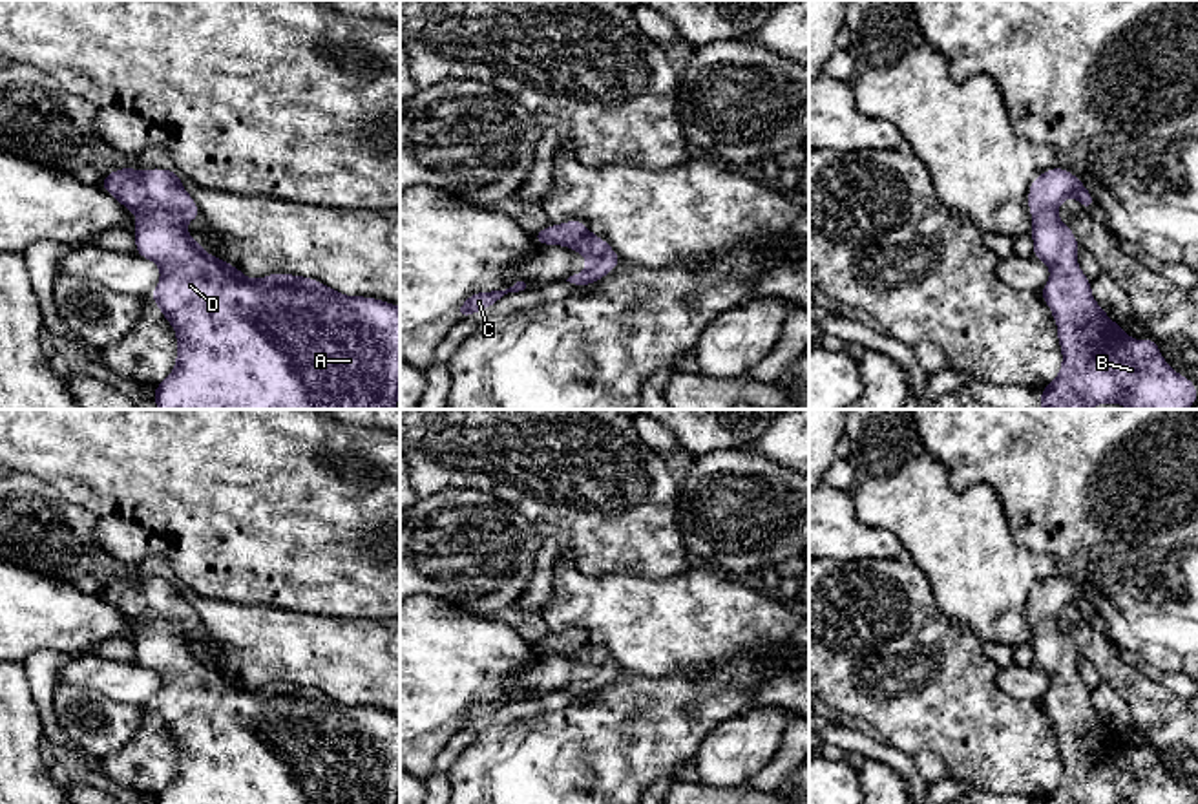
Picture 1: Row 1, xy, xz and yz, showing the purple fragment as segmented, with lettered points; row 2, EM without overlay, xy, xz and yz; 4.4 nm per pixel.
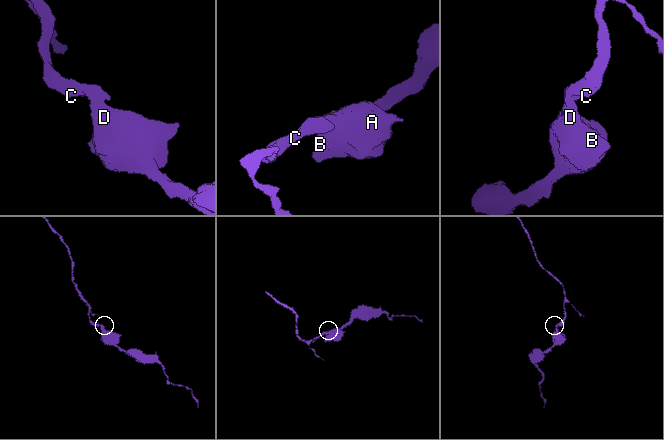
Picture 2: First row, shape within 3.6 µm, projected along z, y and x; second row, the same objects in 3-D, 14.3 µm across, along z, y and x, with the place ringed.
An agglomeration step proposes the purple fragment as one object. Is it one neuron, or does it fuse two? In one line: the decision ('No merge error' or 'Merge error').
No merge error

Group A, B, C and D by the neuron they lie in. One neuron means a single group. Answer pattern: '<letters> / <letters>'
A B C D

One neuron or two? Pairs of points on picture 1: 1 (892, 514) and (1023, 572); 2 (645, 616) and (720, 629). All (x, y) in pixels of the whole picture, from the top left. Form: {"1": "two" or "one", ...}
{"1": "one", "2": "one"}

